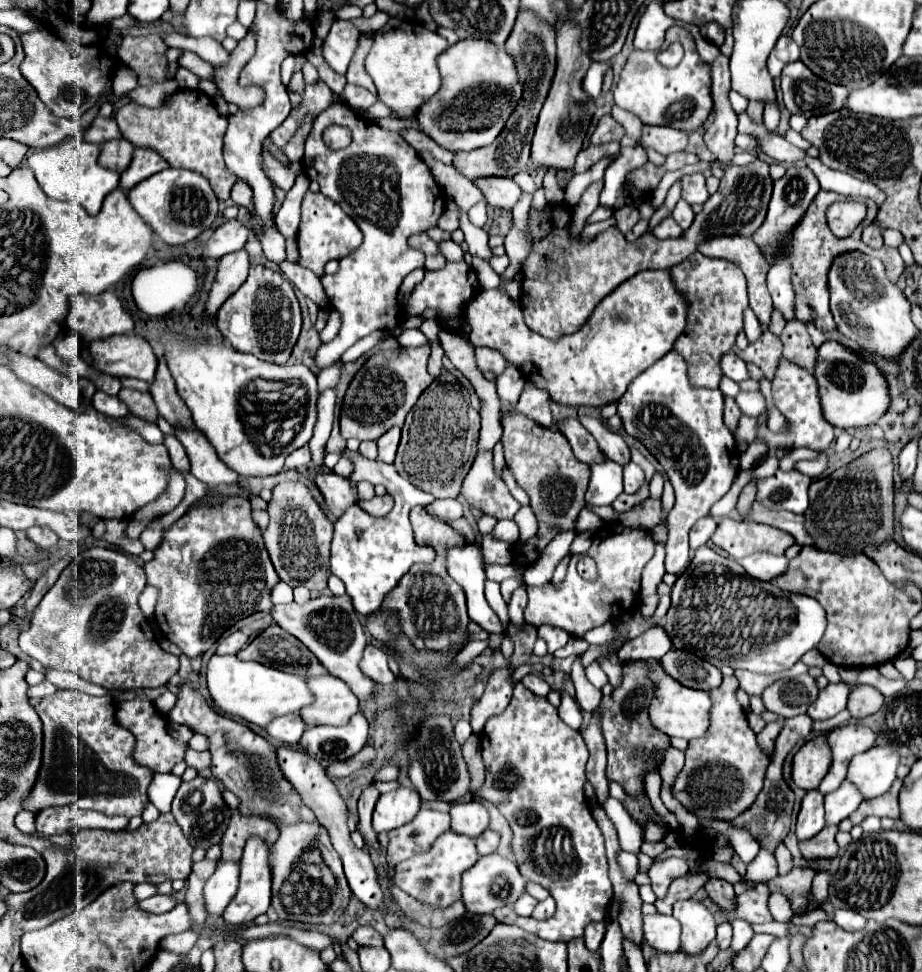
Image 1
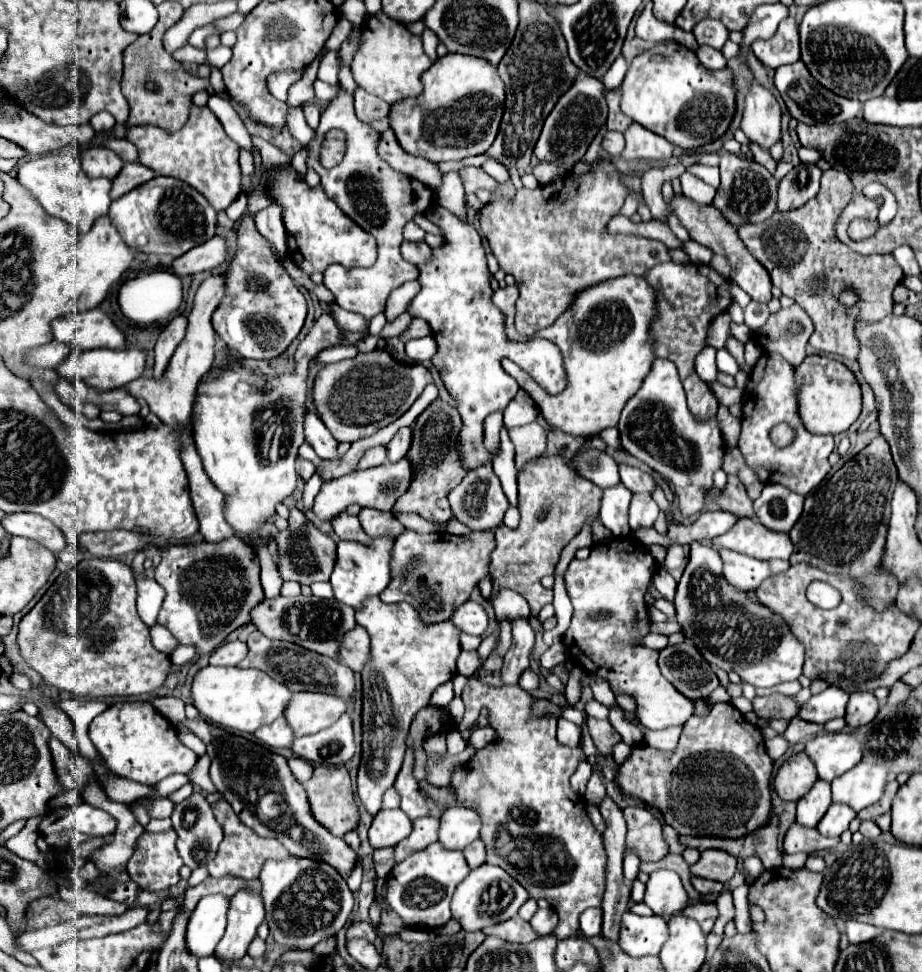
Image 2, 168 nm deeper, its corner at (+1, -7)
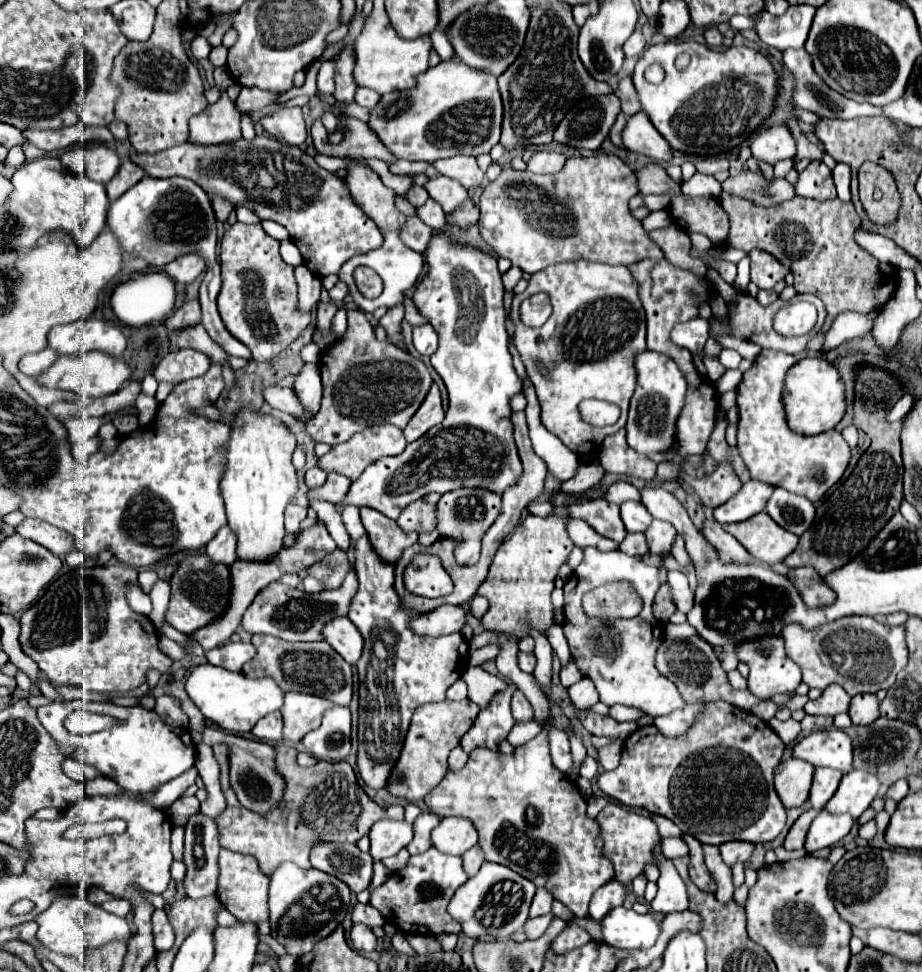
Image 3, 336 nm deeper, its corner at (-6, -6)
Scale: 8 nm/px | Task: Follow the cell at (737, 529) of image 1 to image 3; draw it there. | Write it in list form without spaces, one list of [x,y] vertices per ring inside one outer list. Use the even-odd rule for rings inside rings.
[[[766,511],[742,523],[724,525],[724,529],[732,533],[754,559],[766,565],[780,563],[798,545],[798,537],[782,529]]]

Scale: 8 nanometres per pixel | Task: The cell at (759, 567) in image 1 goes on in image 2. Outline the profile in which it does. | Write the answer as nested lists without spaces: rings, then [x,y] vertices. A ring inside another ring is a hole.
[[[719,550],[719,554],[723,558],[723,576],[735,588],[757,590],[759,584],[771,576],[769,562],[761,562],[733,550]]]

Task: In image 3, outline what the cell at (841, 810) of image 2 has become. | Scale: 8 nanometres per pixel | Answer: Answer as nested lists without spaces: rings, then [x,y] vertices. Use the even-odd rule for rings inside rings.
[[[820,811],[810,825],[804,849],[812,853],[822,847],[834,847],[834,843],[840,843],[850,833],[852,825],[854,825],[854,819],[846,813],[832,815],[828,811]]]

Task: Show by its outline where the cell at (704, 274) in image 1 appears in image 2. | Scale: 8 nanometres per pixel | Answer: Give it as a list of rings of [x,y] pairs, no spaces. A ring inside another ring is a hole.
[[[695,262],[657,264],[647,272],[645,280],[655,288],[657,308],[659,308],[659,320],[653,324],[653,334],[651,334],[655,342],[655,354],[659,358],[669,358],[671,362],[675,362],[687,394],[689,410],[697,418],[703,420],[711,418],[717,414],[719,404],[711,388],[703,380],[699,380],[695,372],[695,354],[699,354],[707,346],[709,324],[719,314],[727,312],[727,308],[731,306],[733,302],[733,296],[729,292],[731,282],[719,276],[719,272],[715,272],[715,268],[711,268],[709,264],[695,264]]]

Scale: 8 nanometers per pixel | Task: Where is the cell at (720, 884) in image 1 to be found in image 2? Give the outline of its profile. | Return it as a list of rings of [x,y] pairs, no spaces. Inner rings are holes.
[[[691,878],[691,882],[693,882],[693,888],[695,888],[699,894],[703,894],[703,896],[707,896],[707,894],[711,894],[711,892],[721,892],[721,890],[725,888],[721,882],[713,882],[713,880]]]

